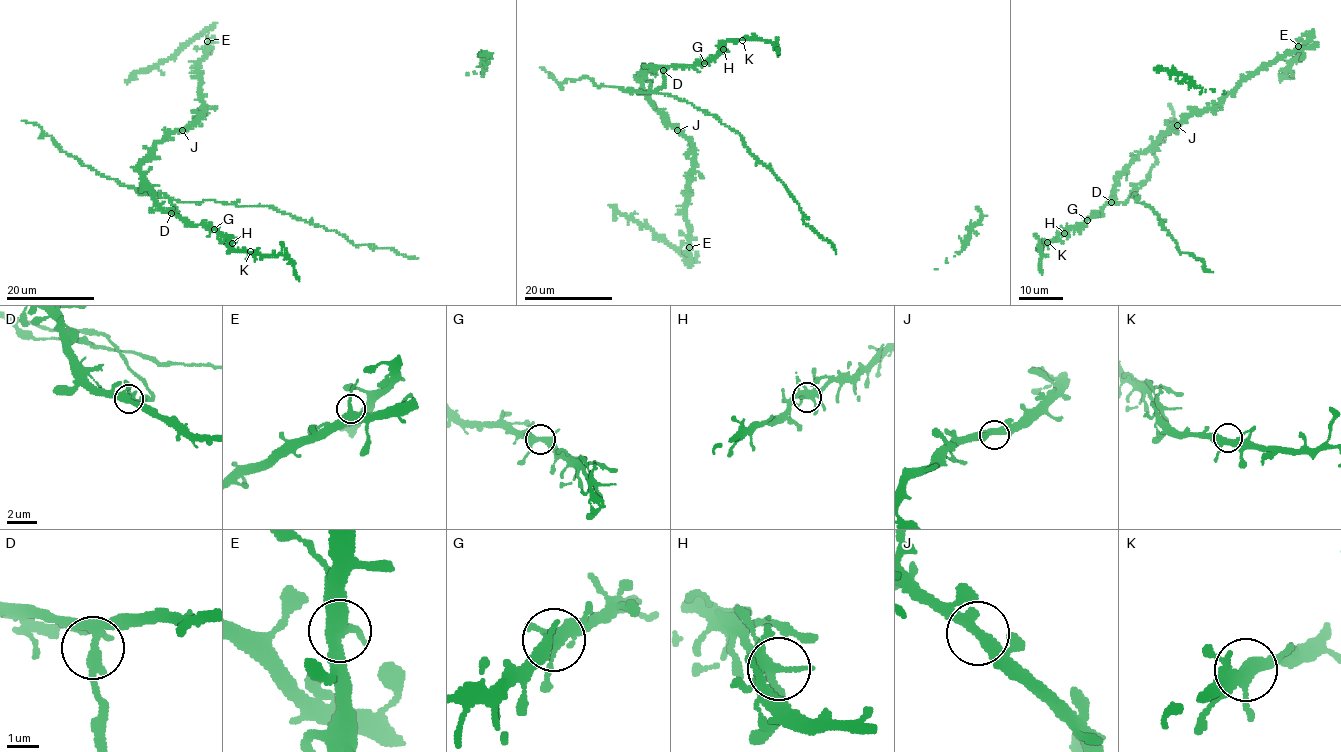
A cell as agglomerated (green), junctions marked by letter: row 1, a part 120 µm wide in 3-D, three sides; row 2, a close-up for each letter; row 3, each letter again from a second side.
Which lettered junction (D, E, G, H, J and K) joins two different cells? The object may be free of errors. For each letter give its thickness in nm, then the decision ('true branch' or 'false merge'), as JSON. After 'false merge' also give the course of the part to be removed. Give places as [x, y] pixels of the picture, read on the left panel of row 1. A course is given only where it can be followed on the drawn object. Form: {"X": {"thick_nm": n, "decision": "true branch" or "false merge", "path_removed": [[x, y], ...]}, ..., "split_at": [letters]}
{"D": {"thick_nm": 340, "decision": "false merge", "path_removed": [[171, 213], [177, 211], [166, 197], [246, 206], [266, 205], [336, 231], [354, 244], [389, 248], [418, 259]]}, "E": {"thick_nm": 320, "decision": "true branch"}, "G": {"thick_nm": 340, "decision": "true branch"}, "H": {"thick_nm": 360, "decision": "true branch"}, "J": {"thick_nm": 320, "decision": "true branch"}, "K": {"thick_nm": 320, "decision": "true branch"}, "split_at": ["D"]}

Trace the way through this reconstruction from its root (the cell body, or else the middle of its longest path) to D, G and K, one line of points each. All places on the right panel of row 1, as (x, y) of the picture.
D: (1134, 196), (1138, 190), (1135, 187), (1125, 203), (1112, 202)
G: (1134, 196), (1138, 190), (1135, 187), (1125, 203), (1109, 202), (1087, 220)
K: (1134, 196), (1138, 190), (1135, 187), (1125, 203), (1106, 204), (1078, 227), (1047, 242)

